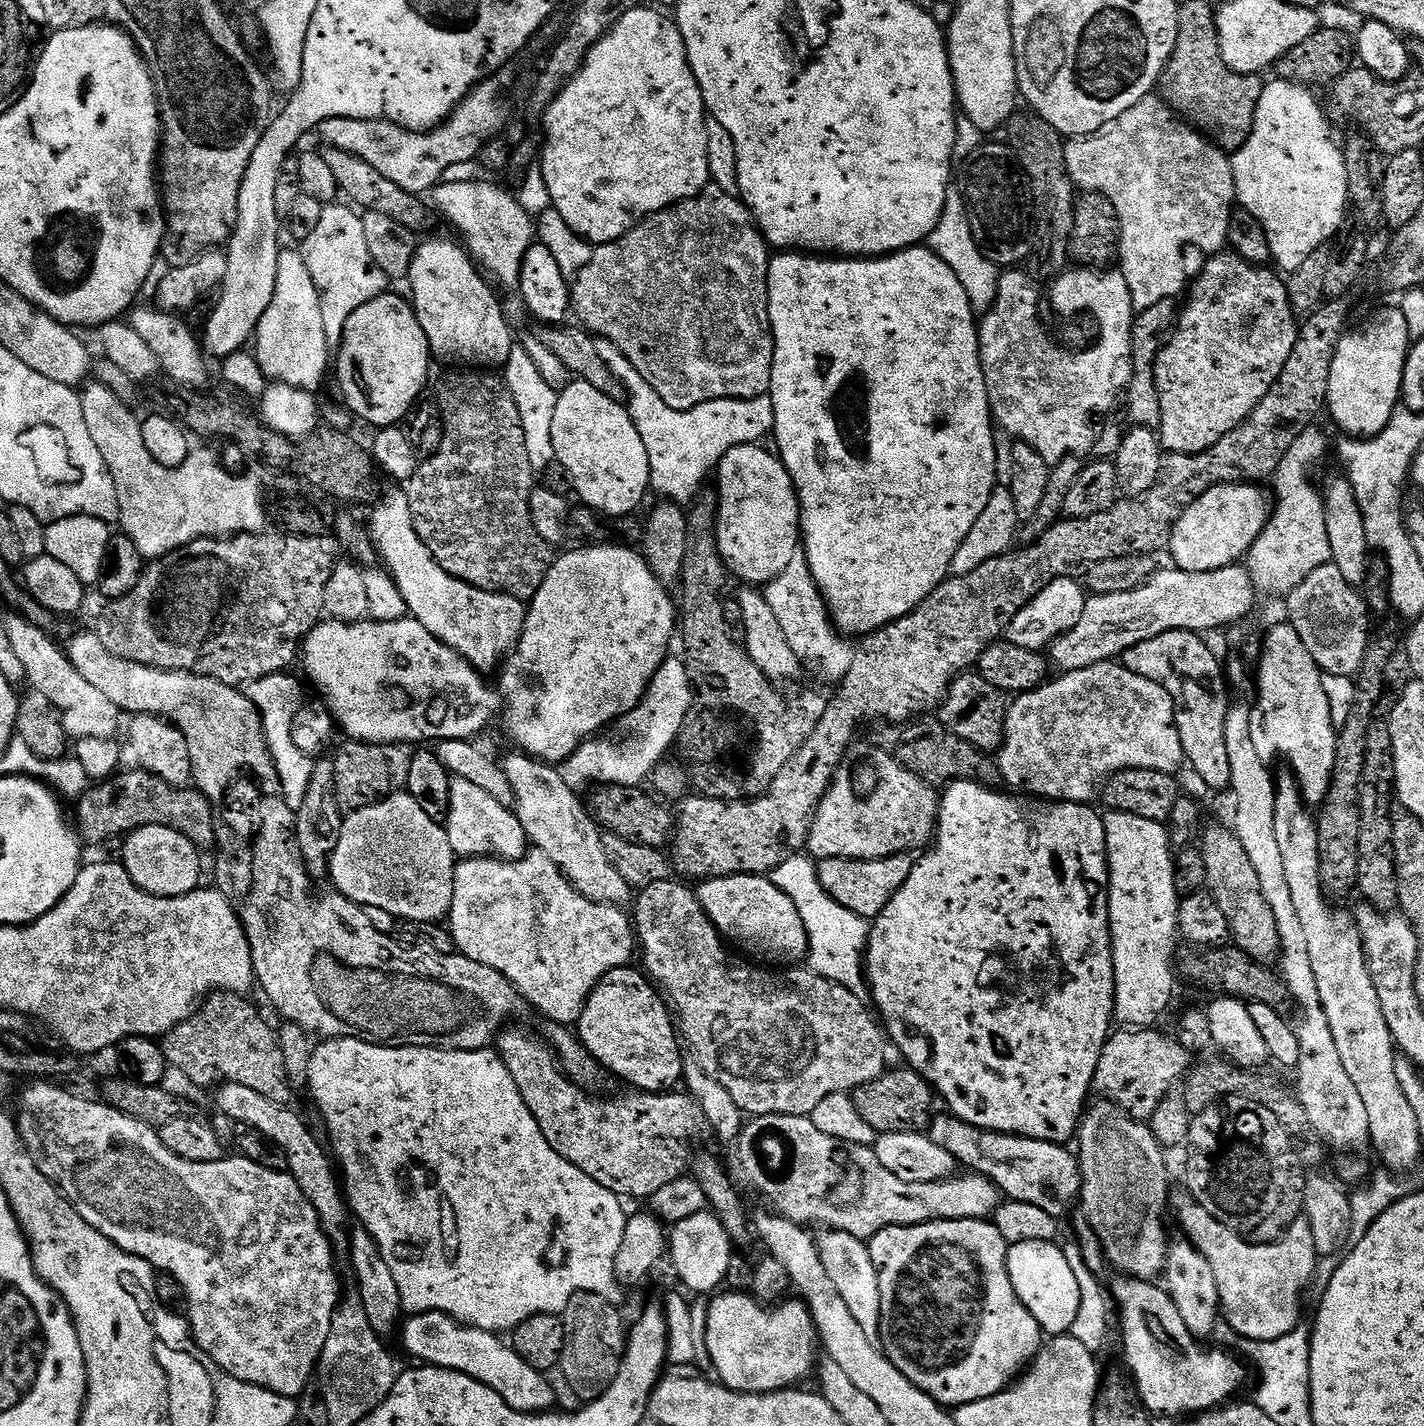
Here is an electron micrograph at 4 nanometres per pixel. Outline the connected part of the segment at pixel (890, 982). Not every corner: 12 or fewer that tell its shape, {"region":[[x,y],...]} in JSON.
{"region":[[940,796],[871,925],[947,1111],[1067,1145],[1116,1011],[1104,816]]}

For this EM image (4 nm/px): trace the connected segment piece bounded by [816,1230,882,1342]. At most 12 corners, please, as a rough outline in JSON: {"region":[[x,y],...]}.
{"region":[[824,1230],[822,1266],[850,1314],[880,1338],[882,1290],[865,1241]]}

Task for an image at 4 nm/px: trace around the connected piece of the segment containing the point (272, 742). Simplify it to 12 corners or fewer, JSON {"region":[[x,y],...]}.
{"region":[[277,674],[246,691],[264,733],[289,806],[302,806],[313,757],[294,746],[299,682]]}

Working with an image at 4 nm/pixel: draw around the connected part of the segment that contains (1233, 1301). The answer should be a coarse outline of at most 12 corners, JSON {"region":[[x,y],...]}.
{"region":[[1191,1191],[1183,1235],[1210,1262],[1223,1319],[1245,1341],[1301,1323],[1318,1253],[1307,1219],[1250,1244]]}

